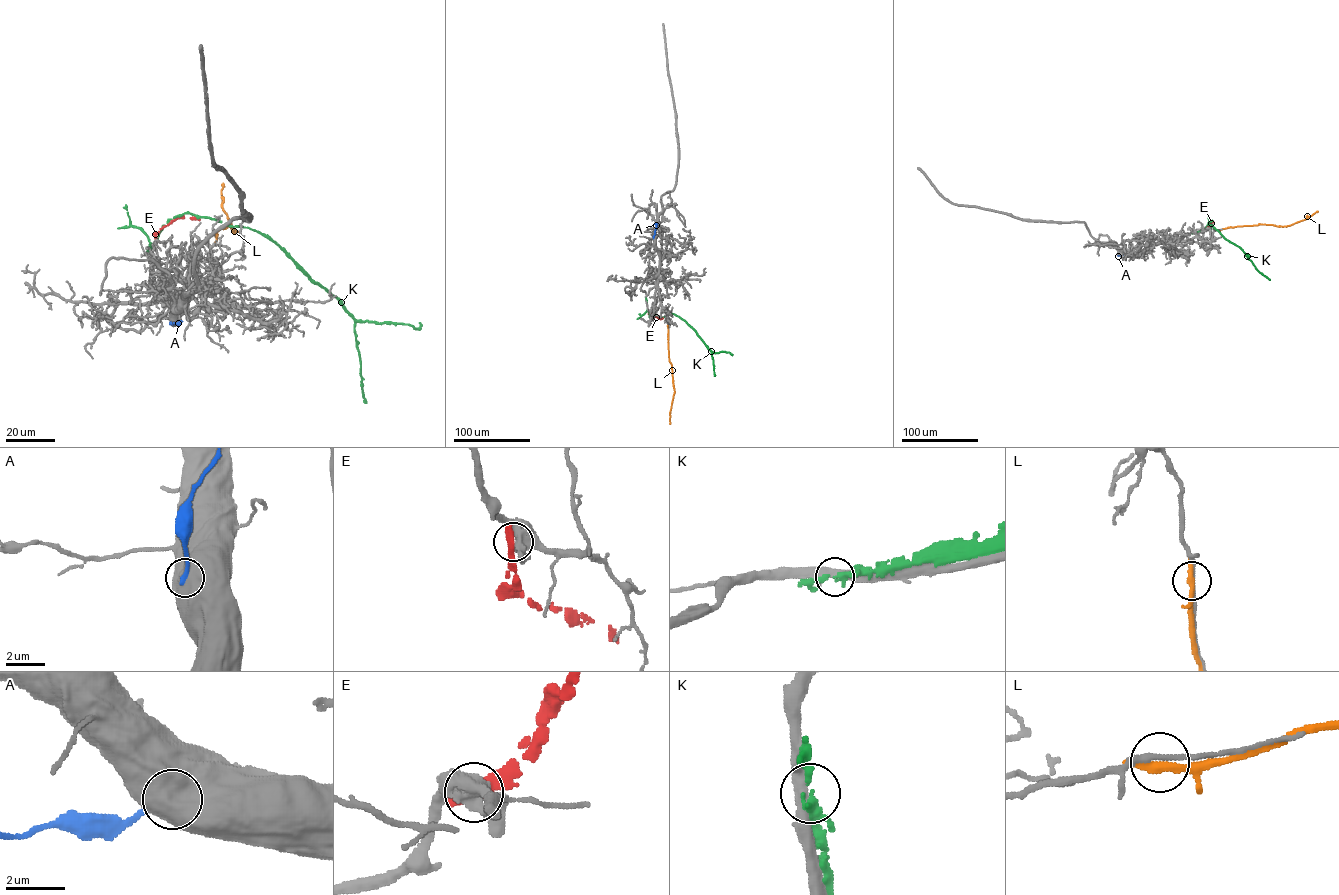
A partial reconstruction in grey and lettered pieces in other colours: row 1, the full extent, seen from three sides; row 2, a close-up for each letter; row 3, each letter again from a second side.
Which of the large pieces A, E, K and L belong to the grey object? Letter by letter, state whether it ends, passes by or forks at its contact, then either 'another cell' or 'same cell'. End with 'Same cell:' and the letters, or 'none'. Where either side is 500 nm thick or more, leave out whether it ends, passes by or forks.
A: another cell
E: another cell
K: it passes by | another cell
L: it ends | another cell
Same cell: none

